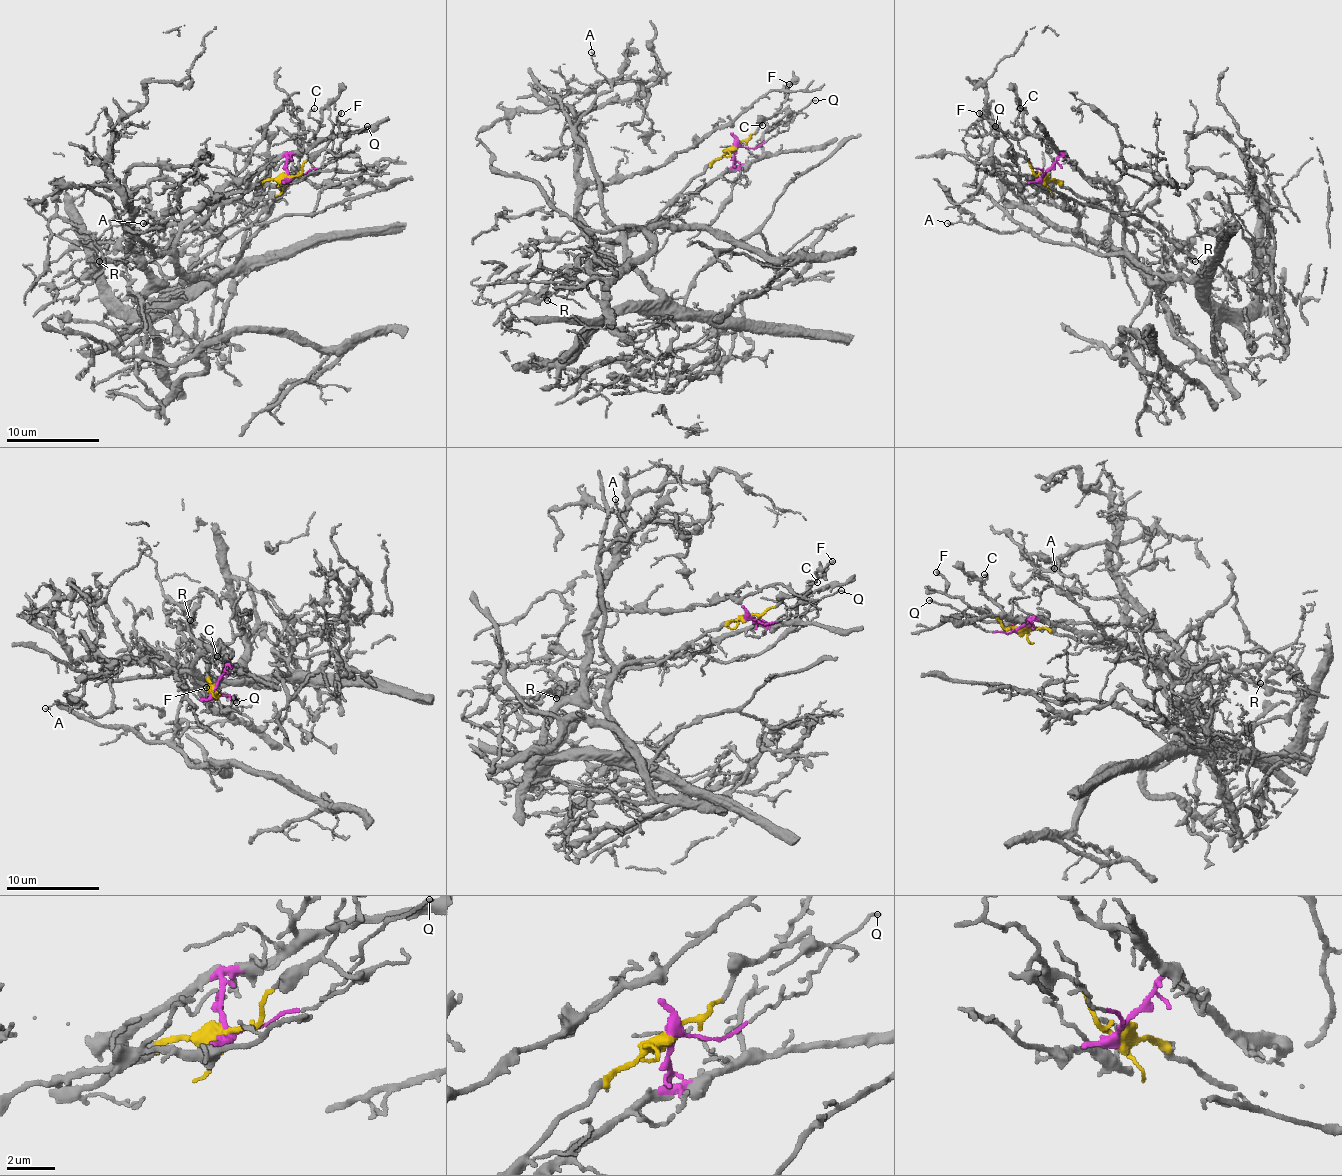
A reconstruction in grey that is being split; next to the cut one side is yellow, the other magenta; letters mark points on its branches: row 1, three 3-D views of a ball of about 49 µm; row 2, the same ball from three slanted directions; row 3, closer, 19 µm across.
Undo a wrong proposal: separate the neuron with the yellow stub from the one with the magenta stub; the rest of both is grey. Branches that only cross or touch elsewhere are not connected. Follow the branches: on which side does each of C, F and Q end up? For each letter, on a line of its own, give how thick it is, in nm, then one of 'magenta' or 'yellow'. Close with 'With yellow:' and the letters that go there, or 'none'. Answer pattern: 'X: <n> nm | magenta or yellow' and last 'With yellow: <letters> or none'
C: 110 nm | magenta
F: 180 nm | yellow
Q: 110 nm | magenta
With yellow: F

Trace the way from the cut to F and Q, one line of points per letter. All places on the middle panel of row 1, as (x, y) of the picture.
F: (736, 147), (764, 119), (778, 112), (789, 84)
Q: (736, 145), (752, 147), (766, 143), (815, 101)

